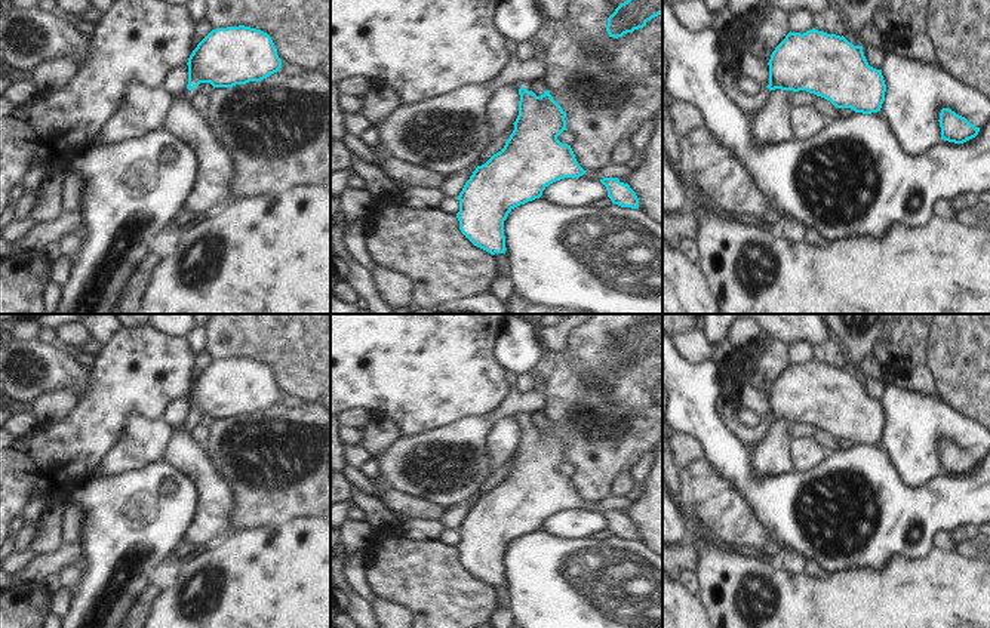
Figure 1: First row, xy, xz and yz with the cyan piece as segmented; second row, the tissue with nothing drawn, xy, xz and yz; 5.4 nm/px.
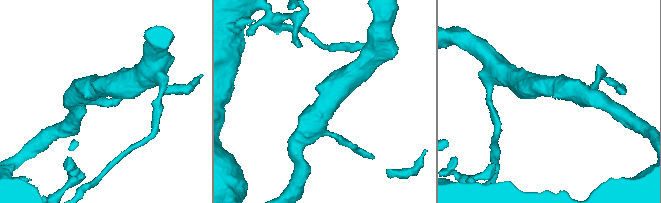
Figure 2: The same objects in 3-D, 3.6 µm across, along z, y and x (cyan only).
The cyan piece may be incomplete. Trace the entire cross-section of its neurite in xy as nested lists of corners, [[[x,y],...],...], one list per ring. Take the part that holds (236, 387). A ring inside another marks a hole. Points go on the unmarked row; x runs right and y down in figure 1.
[[[239,357],[212,361],[187,397],[188,416],[182,430],[191,434],[200,415],[210,415],[215,421],[261,413],[280,403],[282,391],[267,364]]]

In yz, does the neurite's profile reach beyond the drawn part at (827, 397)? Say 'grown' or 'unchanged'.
grown

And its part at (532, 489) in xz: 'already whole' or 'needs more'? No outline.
needs more

